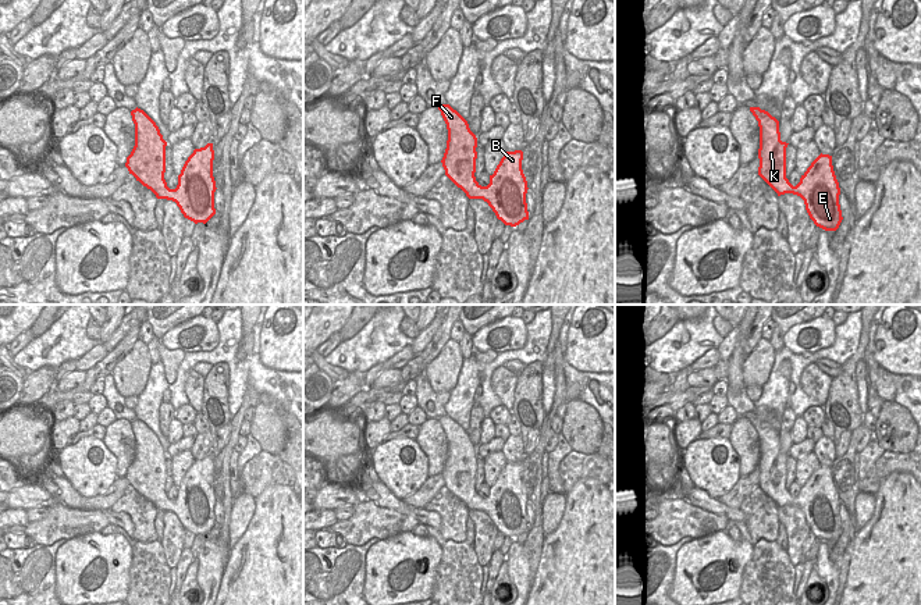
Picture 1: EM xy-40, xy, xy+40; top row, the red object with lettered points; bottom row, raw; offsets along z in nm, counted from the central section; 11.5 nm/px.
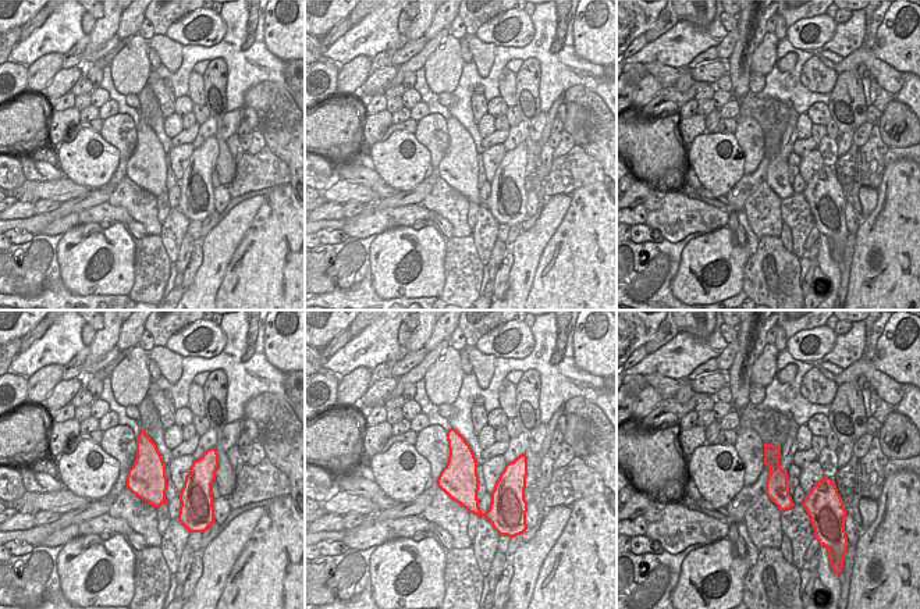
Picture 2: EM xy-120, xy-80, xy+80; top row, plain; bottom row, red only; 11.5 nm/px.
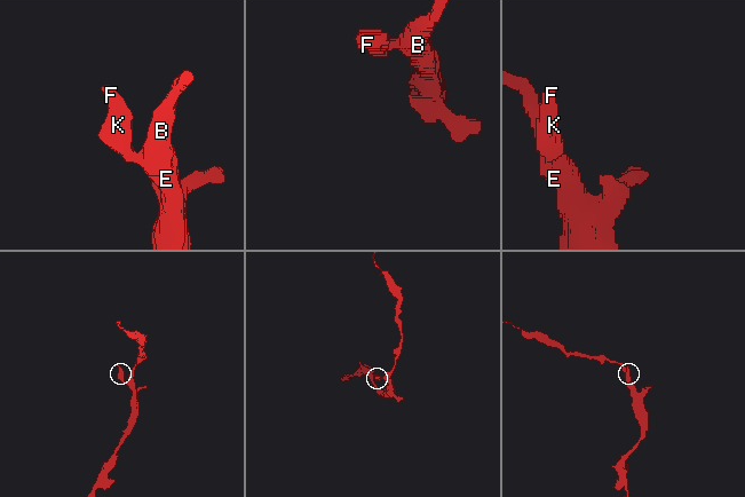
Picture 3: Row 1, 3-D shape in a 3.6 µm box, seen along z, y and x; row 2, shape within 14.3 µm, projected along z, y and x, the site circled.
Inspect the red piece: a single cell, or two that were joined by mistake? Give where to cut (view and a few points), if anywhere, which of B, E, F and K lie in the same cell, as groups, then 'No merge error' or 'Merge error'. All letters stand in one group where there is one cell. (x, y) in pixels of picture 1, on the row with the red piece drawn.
No split. Groups: B E F K. No merge error

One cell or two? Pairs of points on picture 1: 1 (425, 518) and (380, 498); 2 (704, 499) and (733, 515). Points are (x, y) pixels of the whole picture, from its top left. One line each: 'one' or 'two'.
1: one
2: one

